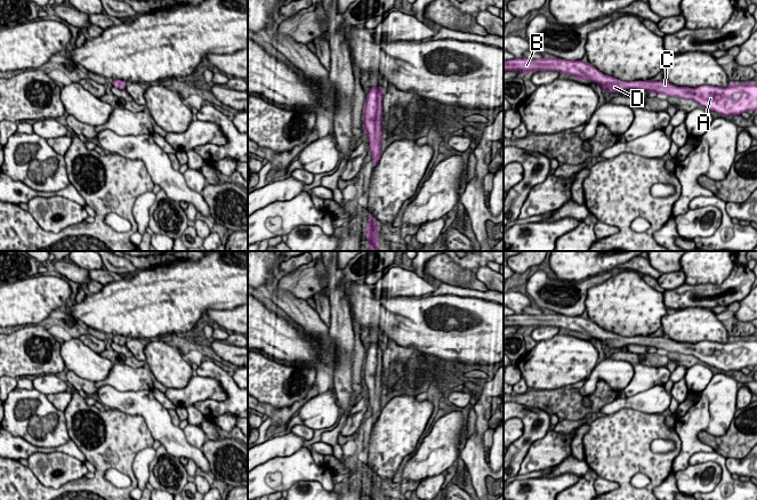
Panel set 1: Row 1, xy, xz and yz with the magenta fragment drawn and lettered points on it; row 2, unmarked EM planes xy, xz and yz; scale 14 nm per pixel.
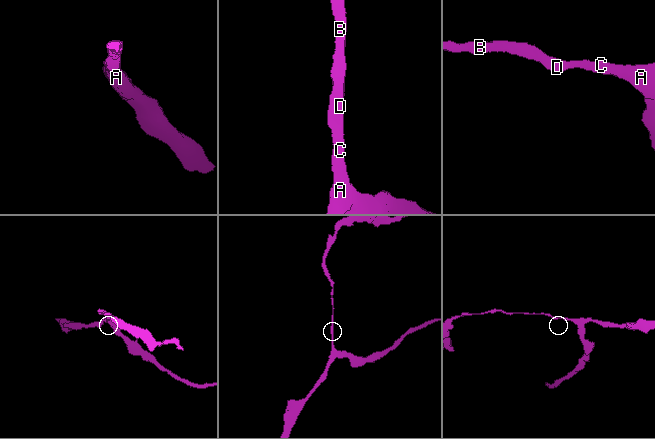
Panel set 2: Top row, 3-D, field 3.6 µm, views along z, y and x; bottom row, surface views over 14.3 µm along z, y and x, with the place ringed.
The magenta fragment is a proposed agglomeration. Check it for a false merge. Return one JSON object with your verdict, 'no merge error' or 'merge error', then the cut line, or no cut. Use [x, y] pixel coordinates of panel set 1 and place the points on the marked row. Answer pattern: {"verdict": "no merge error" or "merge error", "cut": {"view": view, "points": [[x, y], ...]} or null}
{"verdict": "no merge error", "cut": null}

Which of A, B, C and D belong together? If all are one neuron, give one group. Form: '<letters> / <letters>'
A B C D

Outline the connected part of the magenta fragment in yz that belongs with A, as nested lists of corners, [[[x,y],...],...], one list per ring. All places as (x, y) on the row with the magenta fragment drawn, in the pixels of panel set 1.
[[[557,57],[541,59],[514,58],[504,61],[504,71],[521,71],[523,74],[535,71],[557,71],[582,80],[597,83],[607,92],[623,92],[627,89],[643,89],[653,95],[675,96],[693,99],[699,105],[722,116],[741,115],[742,112],[757,111],[757,83],[731,82],[726,88],[700,86],[696,88],[678,87],[668,80],[661,81],[621,81],[605,75],[595,66],[581,61],[566,61]]]

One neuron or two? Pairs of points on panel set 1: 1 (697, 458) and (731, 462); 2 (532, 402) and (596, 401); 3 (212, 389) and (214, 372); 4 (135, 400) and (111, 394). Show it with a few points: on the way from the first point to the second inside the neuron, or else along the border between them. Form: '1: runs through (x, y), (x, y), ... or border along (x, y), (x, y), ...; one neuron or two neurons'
1: border along (725, 459), (725, 466), (732, 474); two neurons
2: runs through (548, 402), (566, 402), (573, 409), (581, 409); one neuron
3: border along (194, 372), (200, 376), (215, 378), (227, 397); two neurons
4: runs through (129, 400), (117, 400); one neuron

